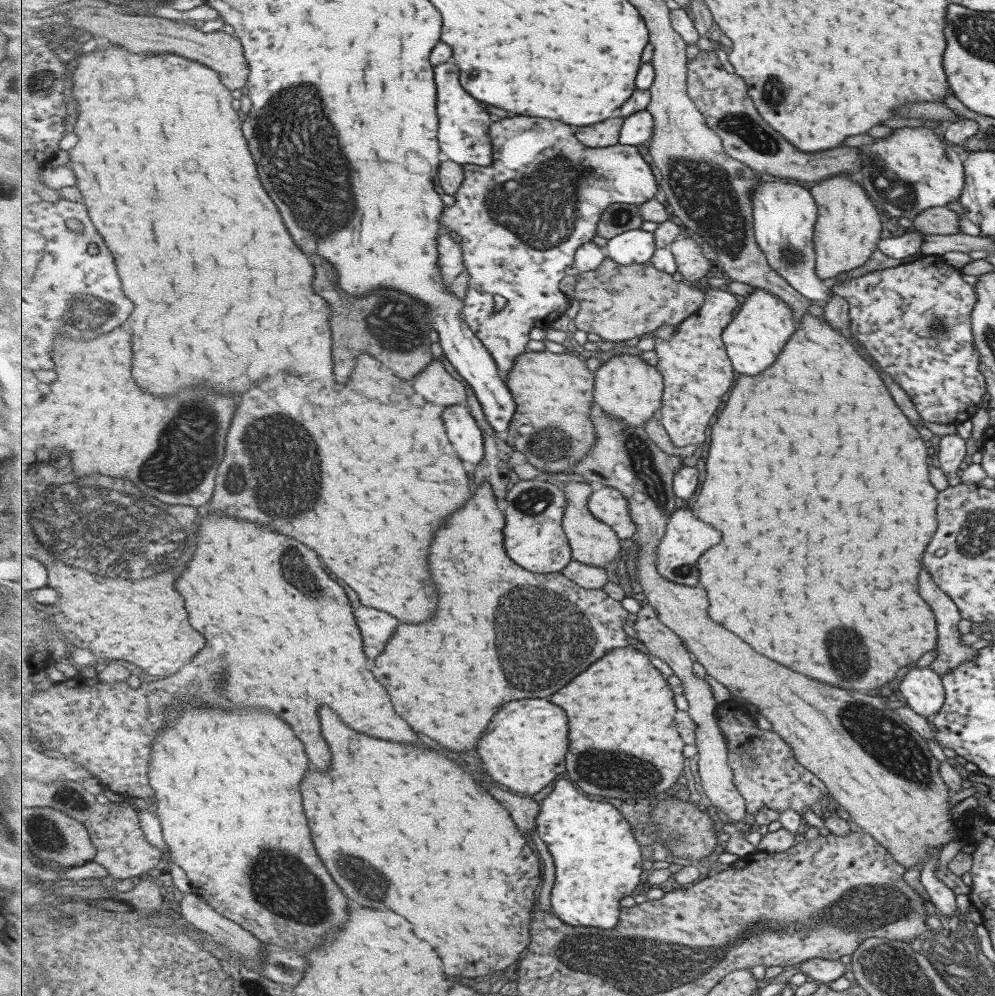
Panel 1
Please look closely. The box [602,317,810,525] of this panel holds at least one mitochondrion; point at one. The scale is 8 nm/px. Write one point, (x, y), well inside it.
(642, 460)

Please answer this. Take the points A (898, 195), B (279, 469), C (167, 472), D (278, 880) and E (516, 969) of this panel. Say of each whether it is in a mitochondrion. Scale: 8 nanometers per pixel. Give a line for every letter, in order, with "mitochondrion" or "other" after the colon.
A: mitochondrion
B: mitochondrion
C: mitochondrion
D: mitochondrion
E: other

